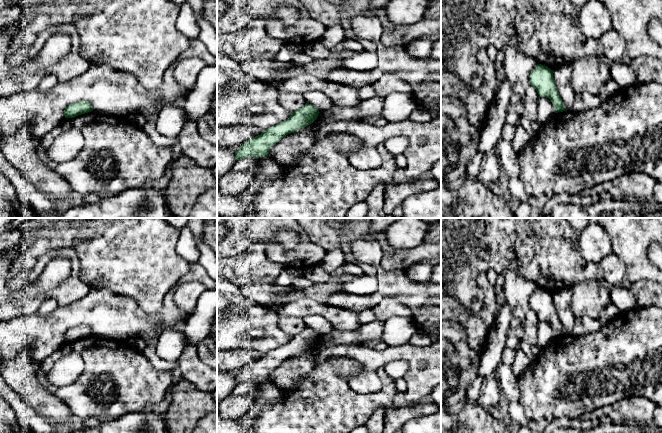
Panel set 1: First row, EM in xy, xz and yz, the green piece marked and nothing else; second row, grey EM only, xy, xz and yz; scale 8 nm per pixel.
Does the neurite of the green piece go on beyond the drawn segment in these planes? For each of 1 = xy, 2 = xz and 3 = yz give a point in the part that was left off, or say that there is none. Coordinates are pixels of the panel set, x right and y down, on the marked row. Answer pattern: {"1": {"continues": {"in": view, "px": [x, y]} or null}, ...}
{"1": {"continues": null}, "2": {"continues": null}, "3": {"continues": null}}

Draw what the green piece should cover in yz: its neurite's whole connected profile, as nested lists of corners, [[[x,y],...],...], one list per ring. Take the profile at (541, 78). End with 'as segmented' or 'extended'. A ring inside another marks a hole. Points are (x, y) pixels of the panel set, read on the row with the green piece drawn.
[[[542,64],[537,65],[530,73],[530,83],[536,89],[539,97],[550,99],[555,113],[566,111],[554,81],[553,70]]]; as segmented

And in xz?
[[[309,103],[292,112],[291,116],[273,127],[264,130],[260,135],[249,139],[239,150],[235,151],[236,160],[248,157],[266,157],[270,148],[286,135],[311,125],[318,117],[319,110]]]; as segmented

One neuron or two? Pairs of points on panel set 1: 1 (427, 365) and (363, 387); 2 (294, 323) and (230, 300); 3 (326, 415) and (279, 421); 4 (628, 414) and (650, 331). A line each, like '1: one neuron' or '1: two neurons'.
1: one neuron
2: two neurons
3: one neuron
4: two neurons

